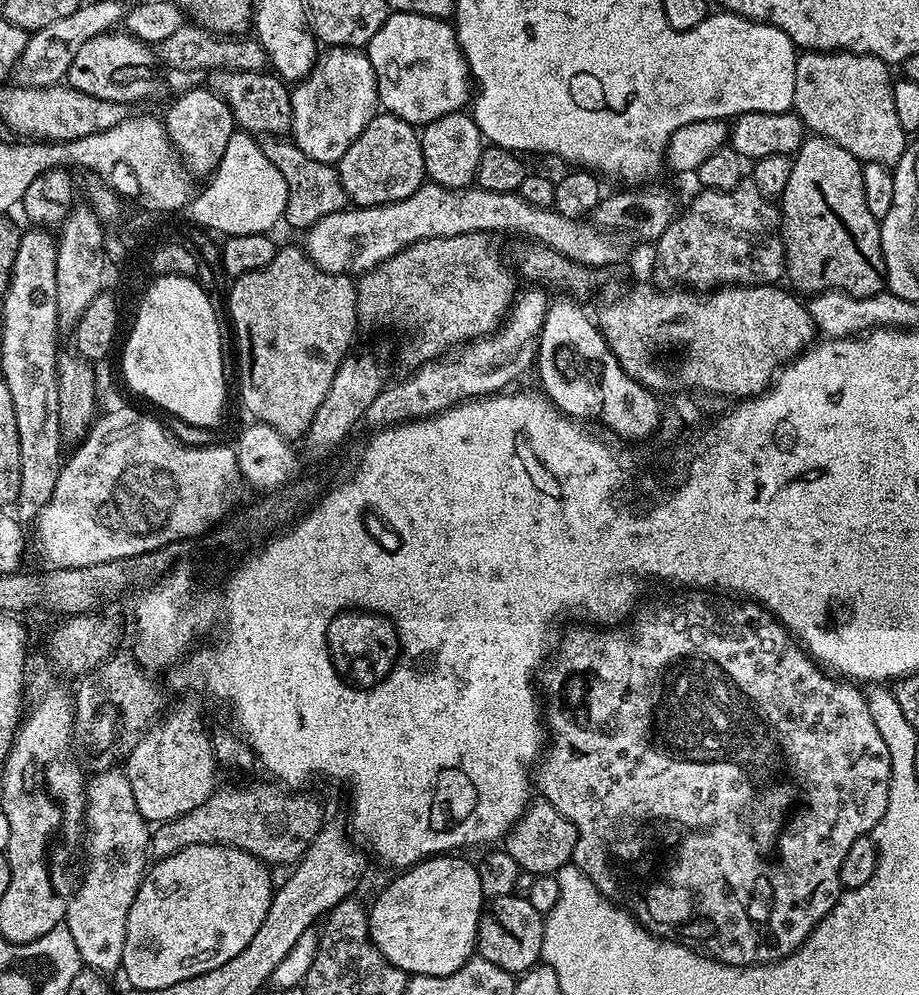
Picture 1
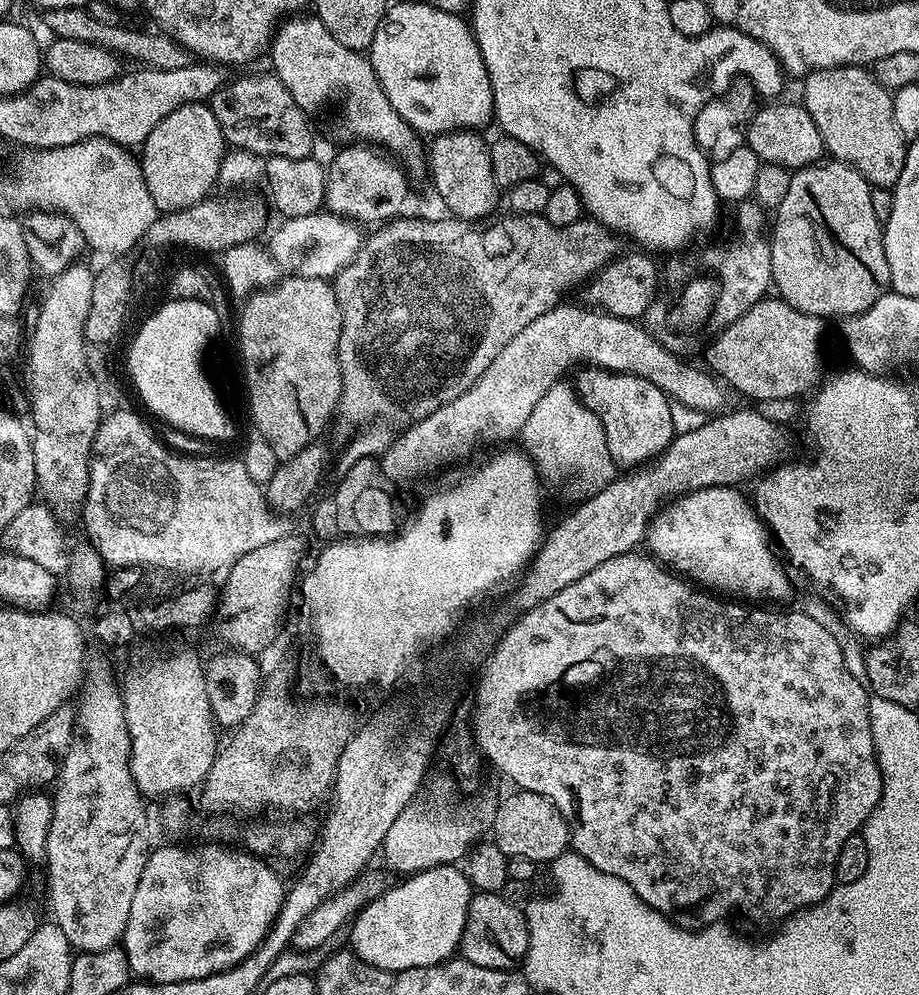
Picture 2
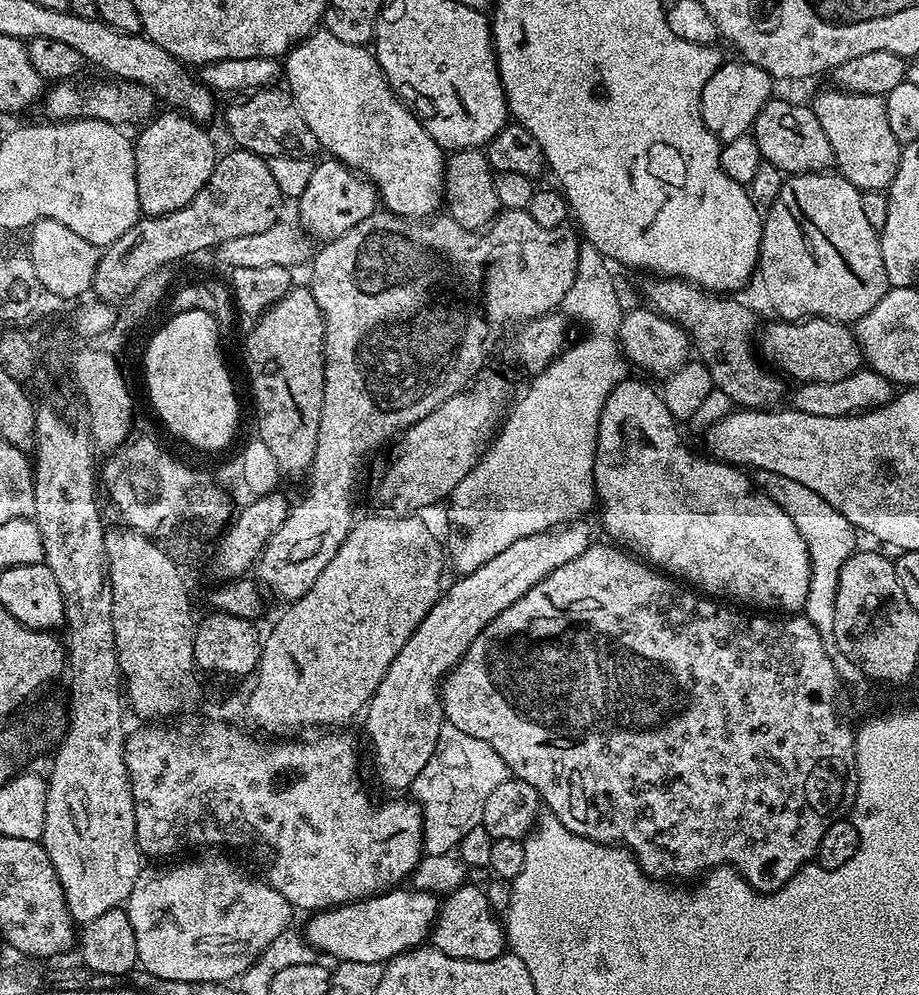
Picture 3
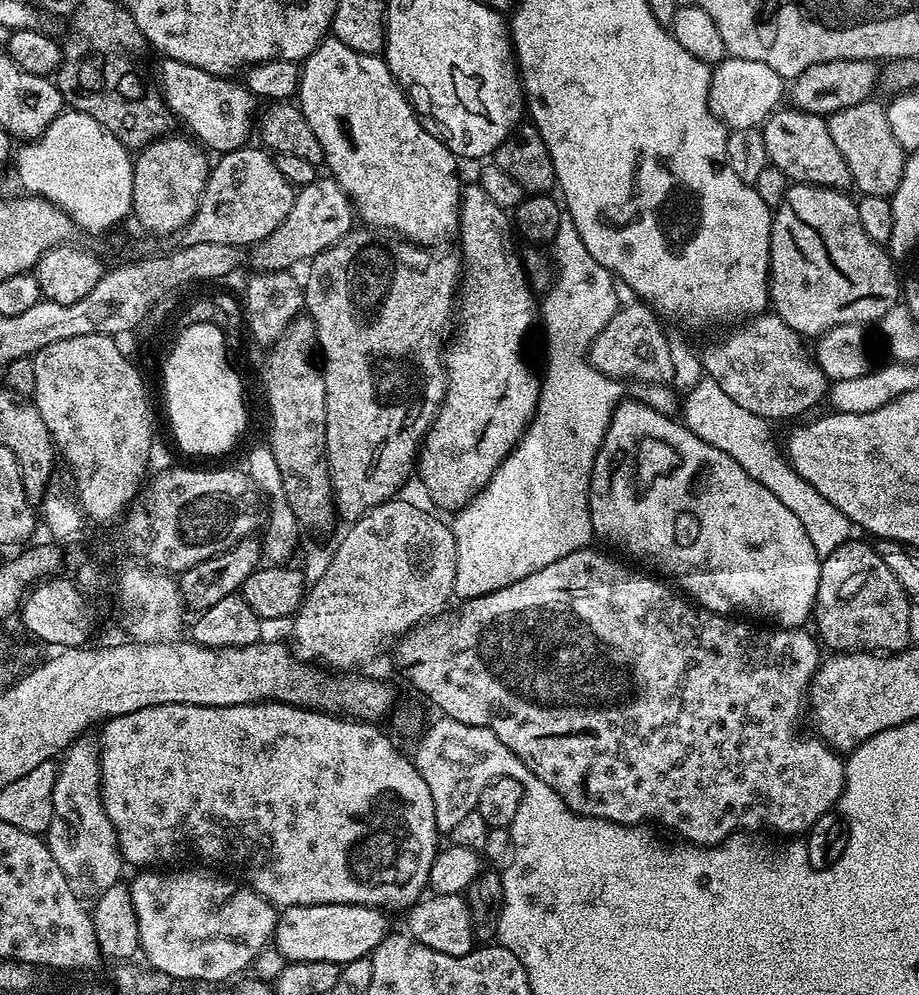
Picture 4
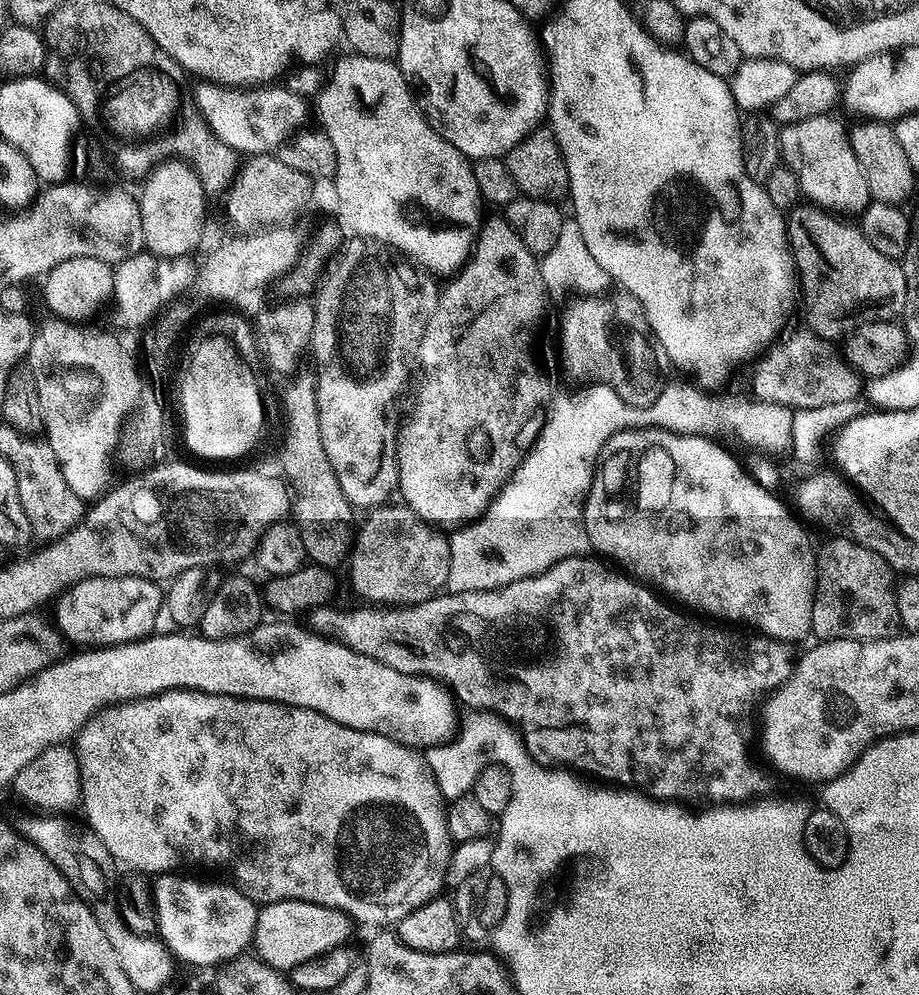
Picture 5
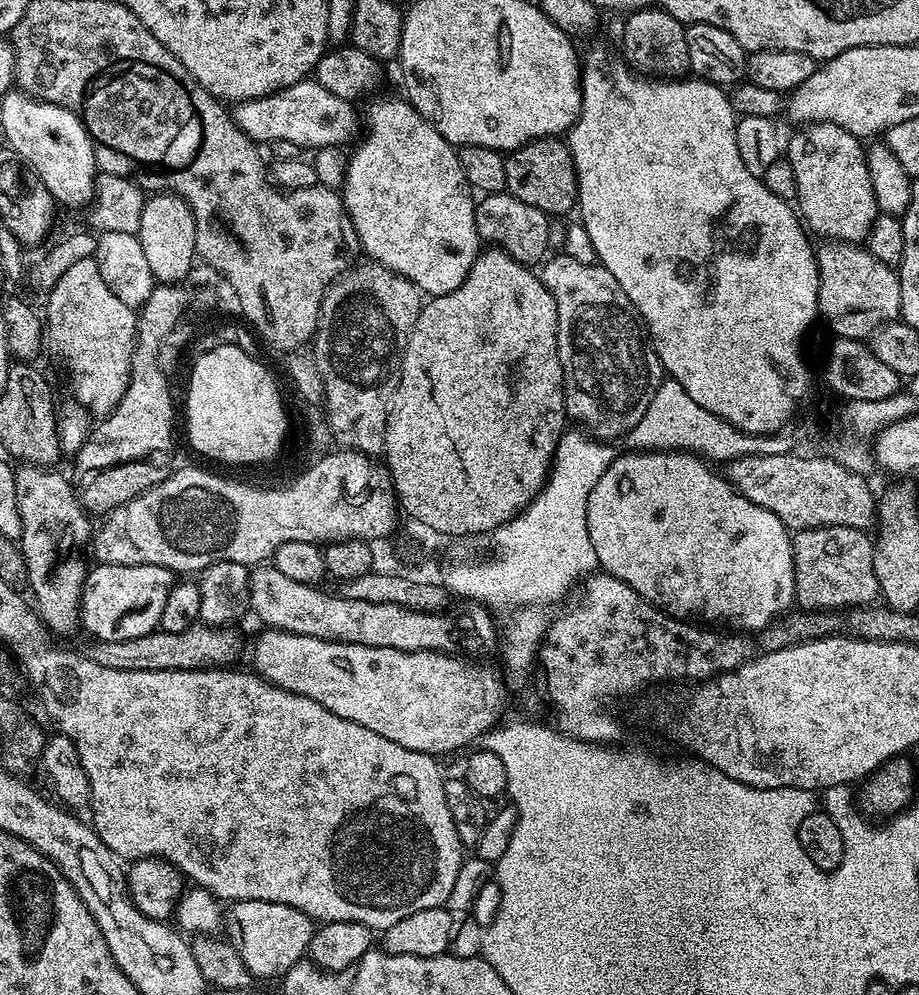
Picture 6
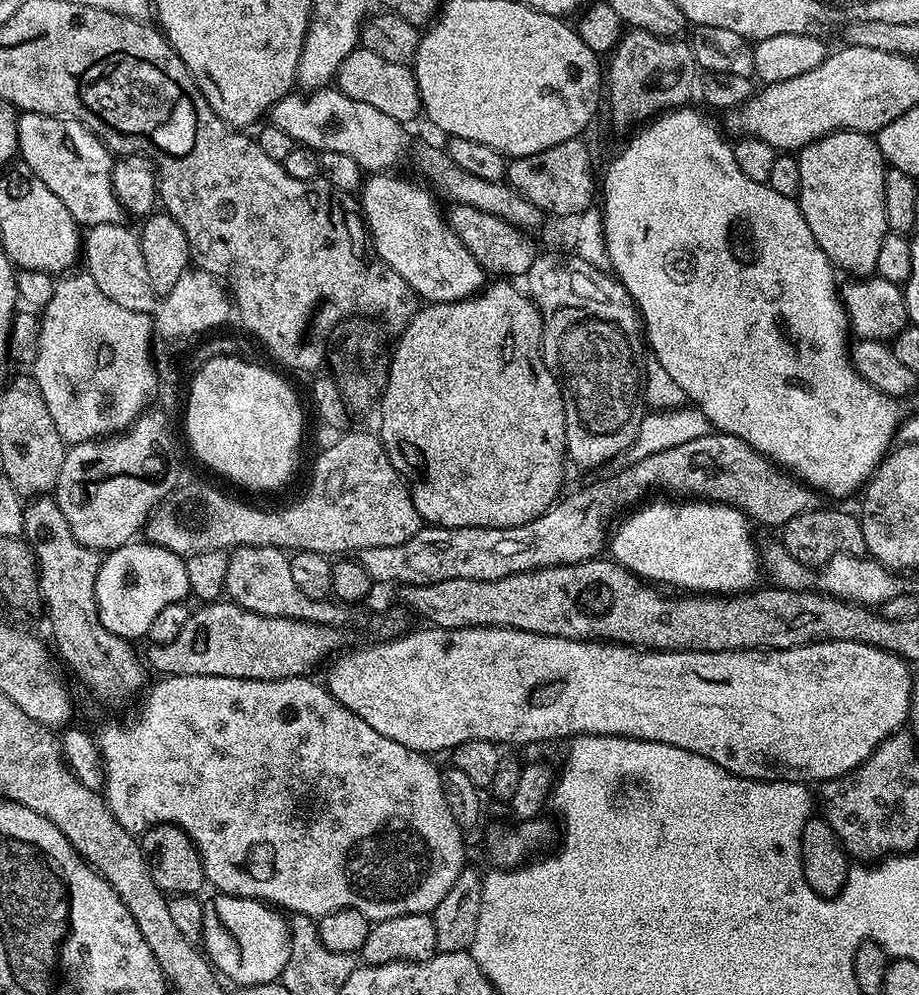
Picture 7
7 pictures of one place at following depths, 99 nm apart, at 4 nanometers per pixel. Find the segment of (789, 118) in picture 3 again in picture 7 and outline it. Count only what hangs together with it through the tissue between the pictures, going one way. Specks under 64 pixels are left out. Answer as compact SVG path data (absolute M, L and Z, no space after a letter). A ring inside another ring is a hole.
M831 132L829 136L823 136L821 140L799 149L798 159L802 174L798 203L806 218L806 226L810 226L810 234L814 234L826 258L832 261L841 273L849 272L849 277L852 278L867 278L873 275L878 262L878 250L882 247L882 238L889 232L884 193L886 165L882 150L875 139L866 132Z

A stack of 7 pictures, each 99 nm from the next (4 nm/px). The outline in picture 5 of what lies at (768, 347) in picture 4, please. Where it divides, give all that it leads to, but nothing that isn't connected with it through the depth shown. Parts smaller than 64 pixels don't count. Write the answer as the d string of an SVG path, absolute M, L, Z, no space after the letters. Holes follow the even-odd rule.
M807 326L790 332L781 335L755 365L756 373L752 376L752 388L756 391L753 392L755 399L797 409L825 406L861 395L860 372L848 363L843 351L833 341L817 336Z

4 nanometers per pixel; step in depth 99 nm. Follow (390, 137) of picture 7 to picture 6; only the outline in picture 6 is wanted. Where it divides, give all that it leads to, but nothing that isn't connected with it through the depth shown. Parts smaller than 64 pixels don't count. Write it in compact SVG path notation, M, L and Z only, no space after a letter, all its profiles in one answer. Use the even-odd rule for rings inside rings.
M315 78L300 80L294 86L278 90L269 96L244 100L235 105L234 119L251 140L269 146L272 142L292 142L298 150L315 150L335 144L347 145L347 140L358 132L358 112L347 100L330 94Z

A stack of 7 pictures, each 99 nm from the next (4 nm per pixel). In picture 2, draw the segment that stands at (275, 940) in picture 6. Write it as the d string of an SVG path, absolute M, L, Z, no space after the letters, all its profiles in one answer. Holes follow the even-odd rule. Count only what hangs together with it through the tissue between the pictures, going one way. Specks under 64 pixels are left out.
M434 866L413 872L364 905L350 924L350 948L358 958L390 974L434 966L457 955L474 889L463 867Z

